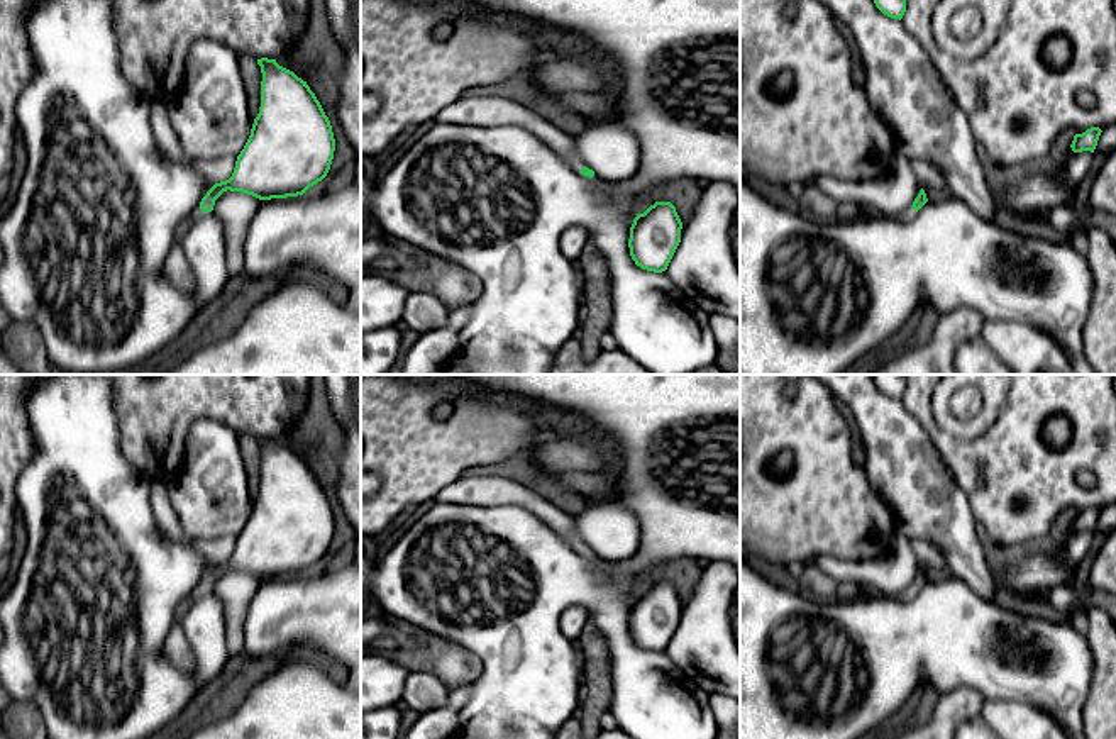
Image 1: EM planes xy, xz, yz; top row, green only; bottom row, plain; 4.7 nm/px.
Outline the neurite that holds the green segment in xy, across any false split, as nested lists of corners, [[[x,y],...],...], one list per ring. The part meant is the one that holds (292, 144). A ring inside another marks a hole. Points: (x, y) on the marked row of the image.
[[[261,58],[257,64],[262,73],[261,107],[234,173],[215,183],[181,222],[164,261],[164,275],[183,292],[193,292],[195,278],[181,237],[195,220],[213,210],[224,192],[242,192],[259,200],[298,197],[327,176],[334,159],[330,120],[307,81],[276,59]]]

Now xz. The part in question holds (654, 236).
[[[655,202],[637,214],[630,227],[630,256],[637,266],[662,273],[667,269],[679,242],[682,222],[671,202]]]

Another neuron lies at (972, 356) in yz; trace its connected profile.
[[[981,336],[959,344],[953,370],[957,375],[1013,375]]]

